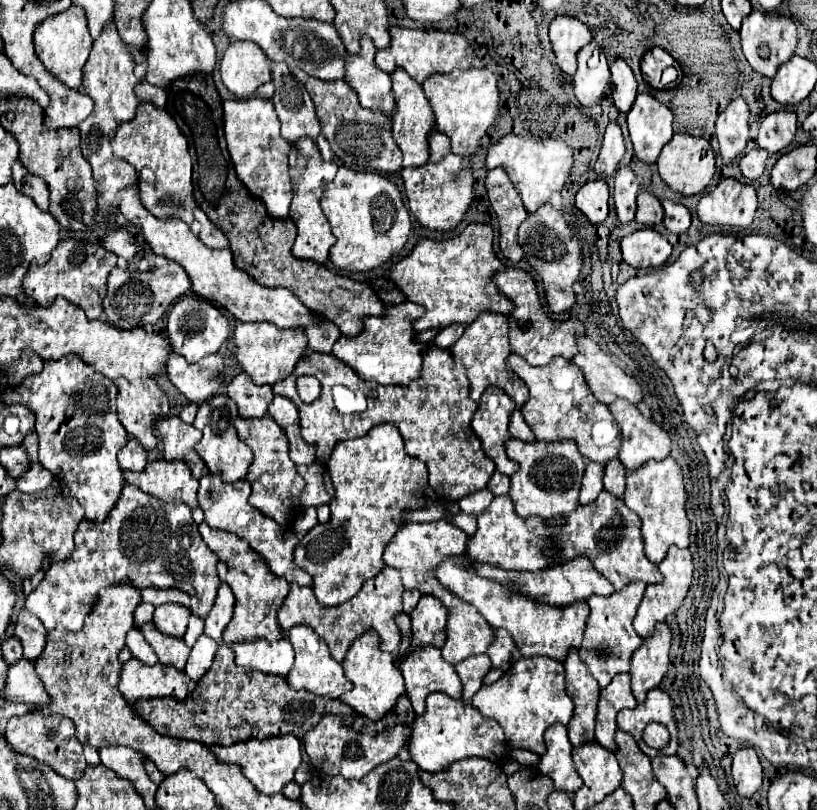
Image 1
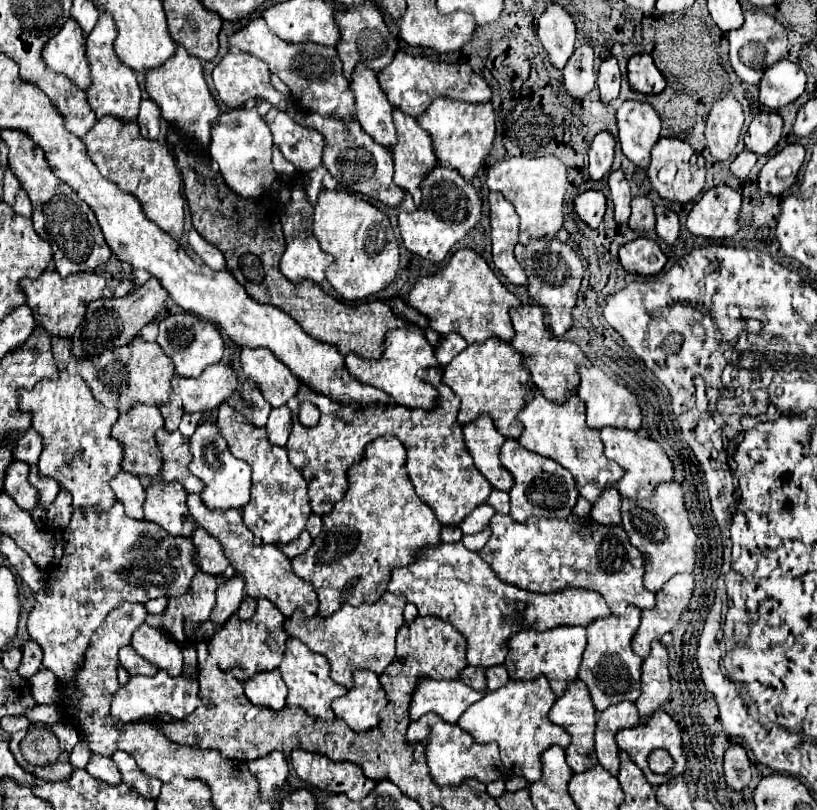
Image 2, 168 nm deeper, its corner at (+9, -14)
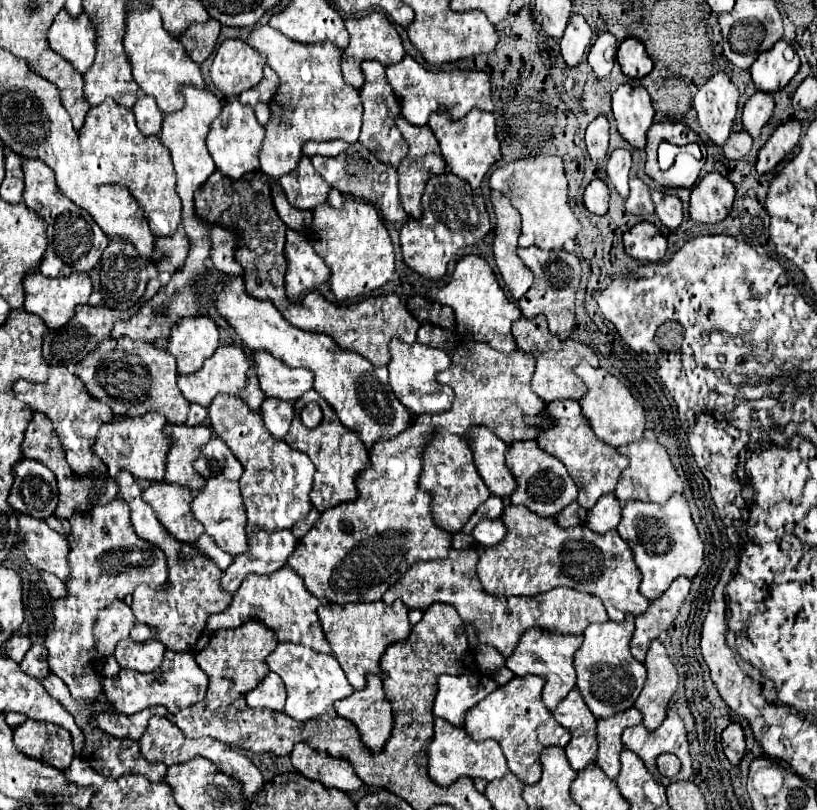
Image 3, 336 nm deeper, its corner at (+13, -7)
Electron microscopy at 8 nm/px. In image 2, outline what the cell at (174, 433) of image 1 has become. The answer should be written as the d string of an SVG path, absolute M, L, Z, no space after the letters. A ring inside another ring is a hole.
M161 428L157 432L157 444L159 444L159 450L163 452L163 470L161 470L163 480L165 482L177 480L185 486L189 494L193 492L199 494L205 484L199 478L195 478L187 468L191 462L189 438L181 436L179 432L167 432L165 428Z

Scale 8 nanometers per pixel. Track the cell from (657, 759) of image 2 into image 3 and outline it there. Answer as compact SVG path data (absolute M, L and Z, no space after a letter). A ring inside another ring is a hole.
M661 753L657 757L657 769L665 777L673 777L679 771L679 767L681 767L681 763L679 763L677 755L673 755L673 753Z

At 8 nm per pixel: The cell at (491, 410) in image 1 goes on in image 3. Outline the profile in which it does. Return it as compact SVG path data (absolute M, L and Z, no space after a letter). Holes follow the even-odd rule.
M475 425L469 431L471 435L471 451L475 459L475 467L489 487L489 491L497 497L509 497L515 489L515 479L505 465L507 445L491 433L485 425Z

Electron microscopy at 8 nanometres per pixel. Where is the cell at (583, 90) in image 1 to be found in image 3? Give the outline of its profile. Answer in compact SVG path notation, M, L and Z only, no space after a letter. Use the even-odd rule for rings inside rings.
M571 15L561 45L561 57L569 67L577 67L591 45L591 29L581 15Z

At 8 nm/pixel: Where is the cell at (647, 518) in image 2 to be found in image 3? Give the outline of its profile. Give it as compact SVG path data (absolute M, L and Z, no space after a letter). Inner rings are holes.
M673 493L663 505L647 501L627 501L621 511L617 533L633 549L635 563L643 575L639 589L647 599L659 597L679 575L693 579L703 565L703 543L699 539L697 527L693 525L687 501L681 493Z

